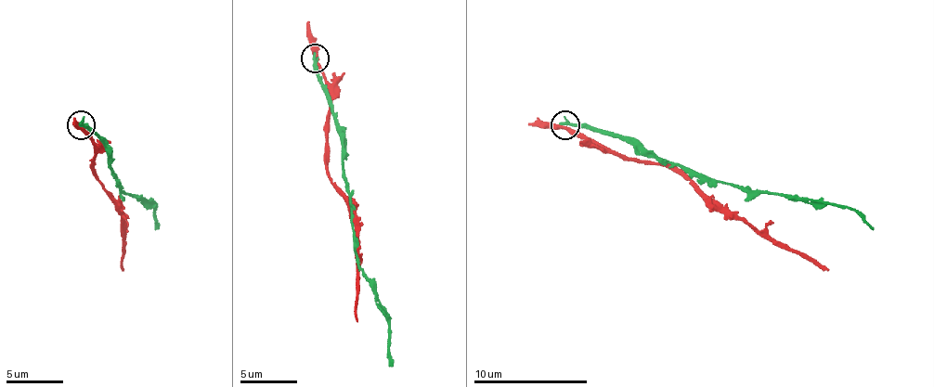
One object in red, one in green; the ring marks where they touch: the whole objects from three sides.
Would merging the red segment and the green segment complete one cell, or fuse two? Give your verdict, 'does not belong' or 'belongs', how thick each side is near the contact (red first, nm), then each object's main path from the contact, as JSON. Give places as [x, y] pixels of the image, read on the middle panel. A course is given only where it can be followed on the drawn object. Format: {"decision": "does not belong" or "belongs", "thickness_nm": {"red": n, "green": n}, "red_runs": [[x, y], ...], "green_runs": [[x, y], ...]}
{"decision": "does not belong", "thickness_nm": {"red": 360, "green": 360}, "red_runs": [[314, 58], [325, 82], [329, 181], [348, 203], [354, 224], [356, 323]], "green_runs": [[314, 58], [319, 87], [343, 141], [356, 269], [377, 300], [388, 334], [388, 360], [394, 366]]}

